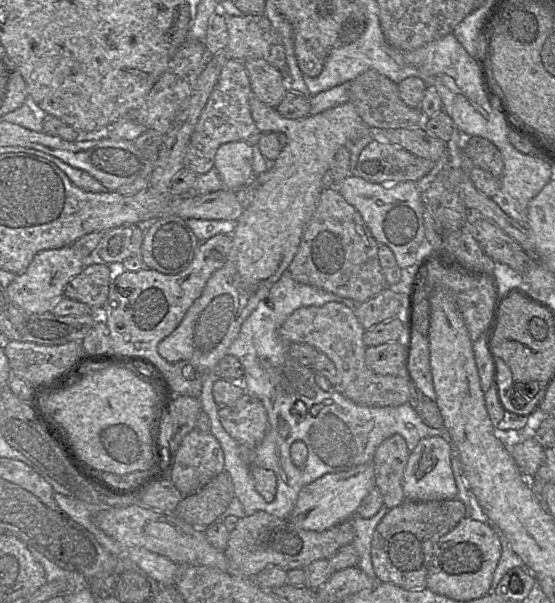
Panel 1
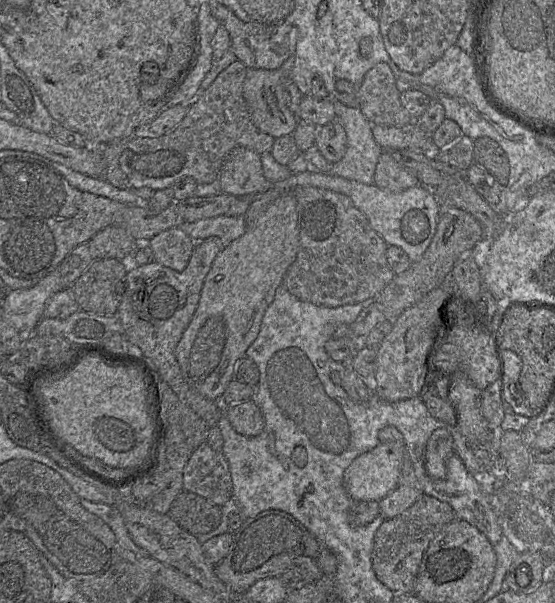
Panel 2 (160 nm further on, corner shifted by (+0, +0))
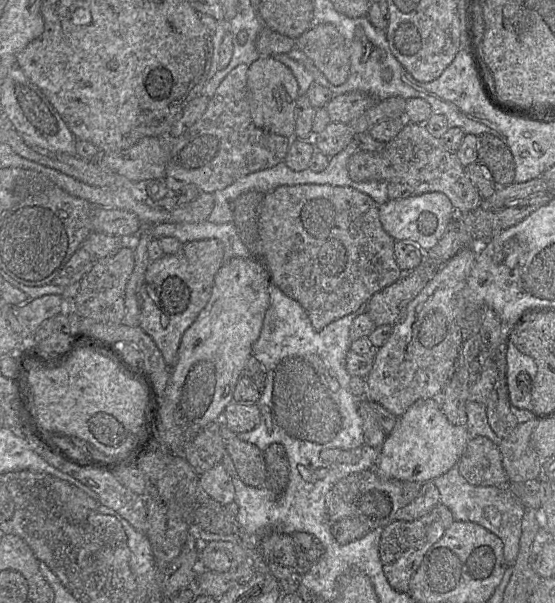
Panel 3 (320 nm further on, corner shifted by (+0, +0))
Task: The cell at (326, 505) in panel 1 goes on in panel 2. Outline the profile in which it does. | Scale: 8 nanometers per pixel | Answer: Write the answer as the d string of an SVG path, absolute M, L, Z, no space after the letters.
M403 442L379 443L374 449L357 457L345 470L344 487L354 502L380 501L398 484L406 448Z

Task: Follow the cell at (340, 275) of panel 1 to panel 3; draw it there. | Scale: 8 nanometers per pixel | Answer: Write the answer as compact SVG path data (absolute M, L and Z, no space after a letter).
M320 184L283 185L265 194L259 216L259 234L262 245L262 262L271 276L271 283L277 286L288 297L297 301L306 311L313 328L320 331L331 322L355 312L361 305L380 290L396 282L403 272L399 269L394 257L395 240L383 229L379 219L379 206L368 195L350 187Z

